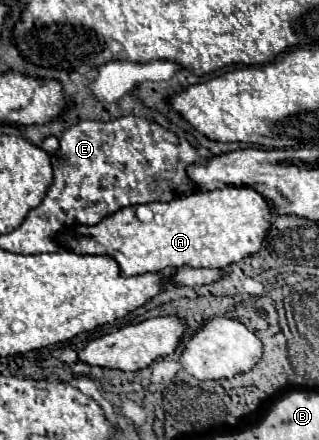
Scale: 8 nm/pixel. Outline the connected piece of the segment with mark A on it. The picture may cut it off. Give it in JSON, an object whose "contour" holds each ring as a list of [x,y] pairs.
{"contour":[[[224,187],[214,191],[198,191],[190,197],[180,197],[170,203],[150,203],[154,219],[142,223],[136,217],[136,207],[126,207],[106,217],[94,227],[78,227],[76,231],[66,231],[62,235],[62,245],[80,255],[110,255],[118,261],[122,275],[142,275],[164,269],[178,269],[182,265],[190,267],[228,267],[242,261],[248,255],[260,251],[272,223],[276,219],[274,207],[250,187]]]}

